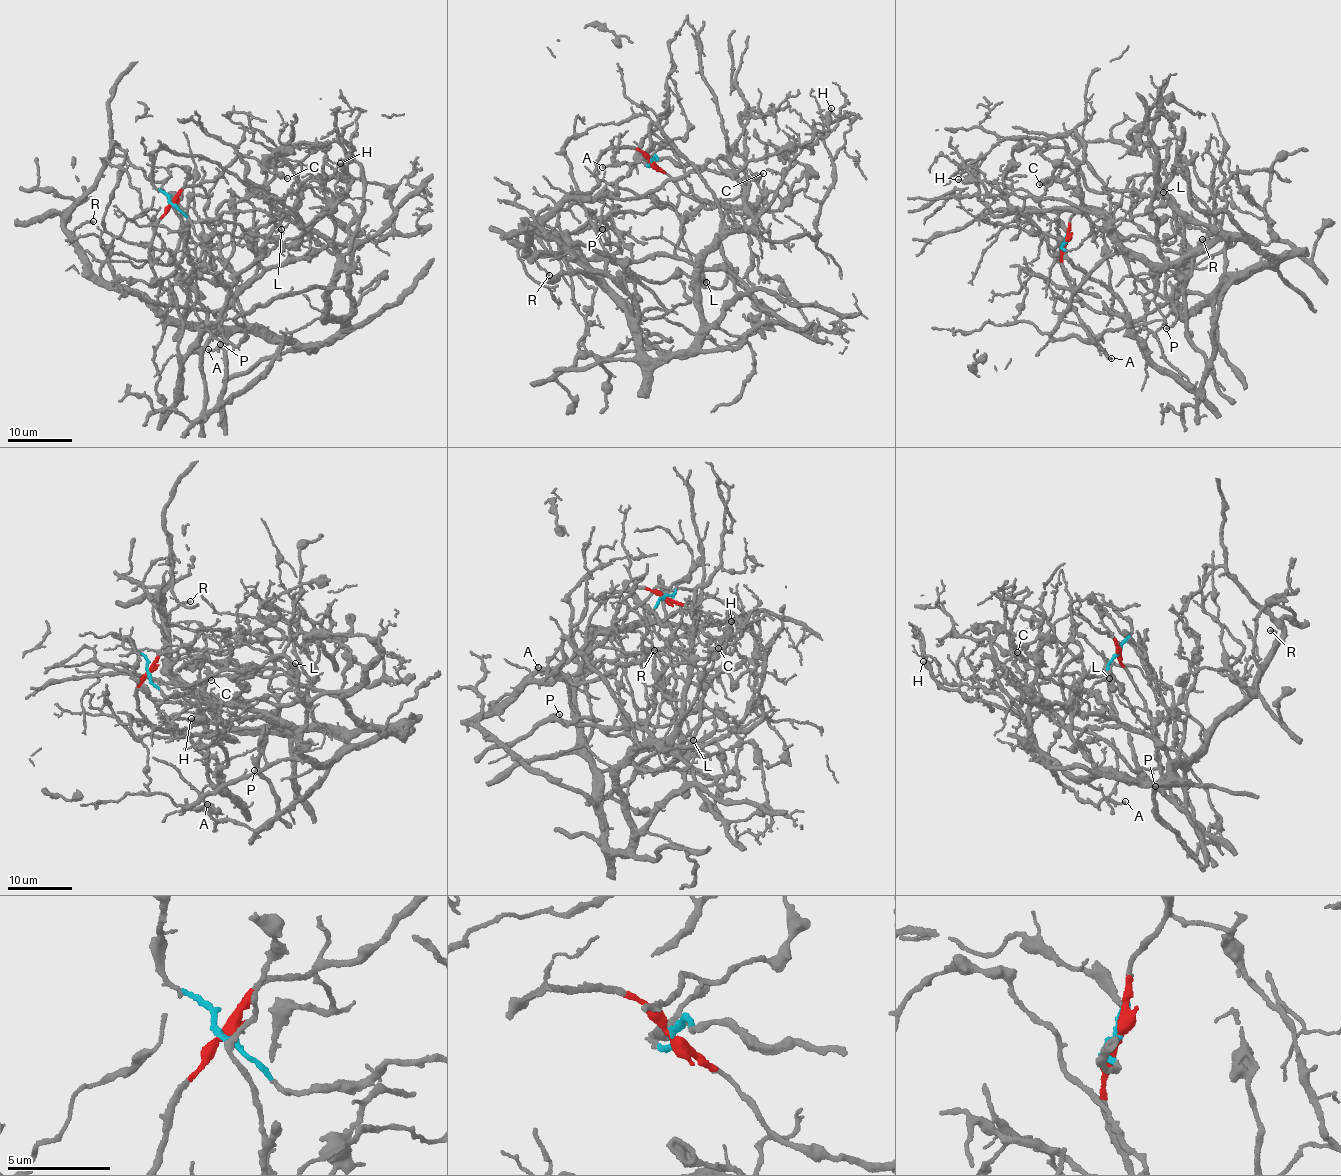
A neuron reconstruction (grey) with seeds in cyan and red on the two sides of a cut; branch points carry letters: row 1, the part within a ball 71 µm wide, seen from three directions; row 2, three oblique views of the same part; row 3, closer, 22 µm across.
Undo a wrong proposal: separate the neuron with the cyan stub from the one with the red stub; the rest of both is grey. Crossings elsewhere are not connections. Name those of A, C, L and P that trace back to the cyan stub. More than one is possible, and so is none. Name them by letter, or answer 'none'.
A, P

